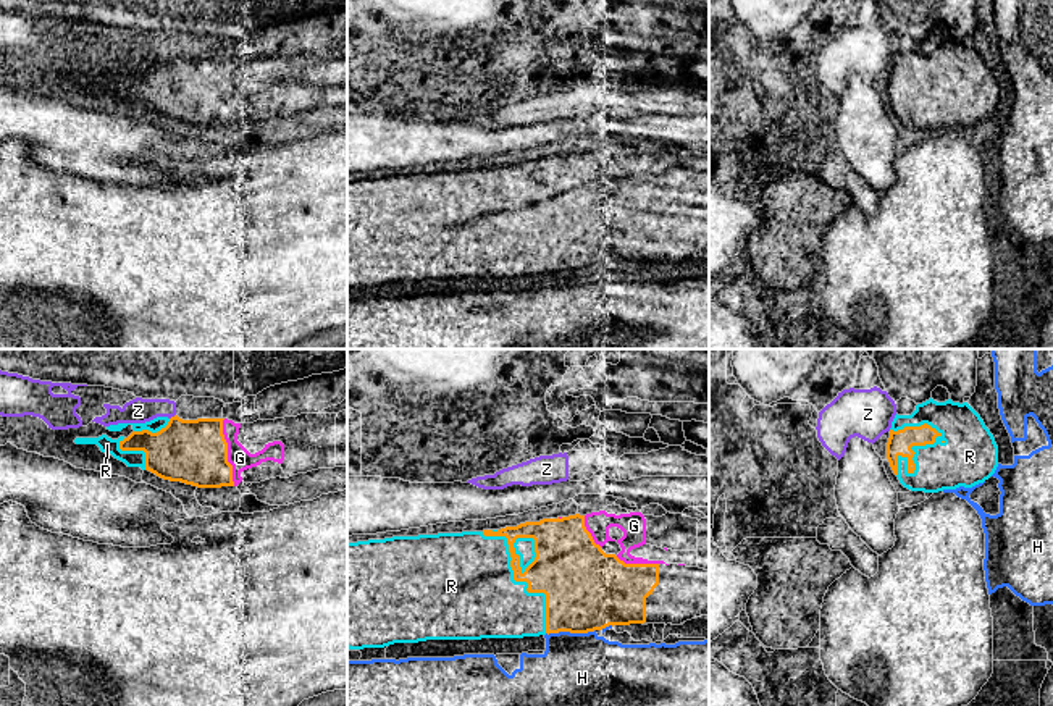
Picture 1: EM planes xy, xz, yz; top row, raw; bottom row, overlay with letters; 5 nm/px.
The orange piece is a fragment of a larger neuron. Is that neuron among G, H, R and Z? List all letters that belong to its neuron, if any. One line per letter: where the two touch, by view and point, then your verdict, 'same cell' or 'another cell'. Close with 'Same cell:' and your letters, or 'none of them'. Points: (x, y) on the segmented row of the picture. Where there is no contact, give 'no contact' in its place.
G: xy (226, 453) | same cell
H: xz (570, 632) | another cell
R: yz (914, 464) | same cell
Z: xy (172, 417) | another cell
Same cell: G, R

